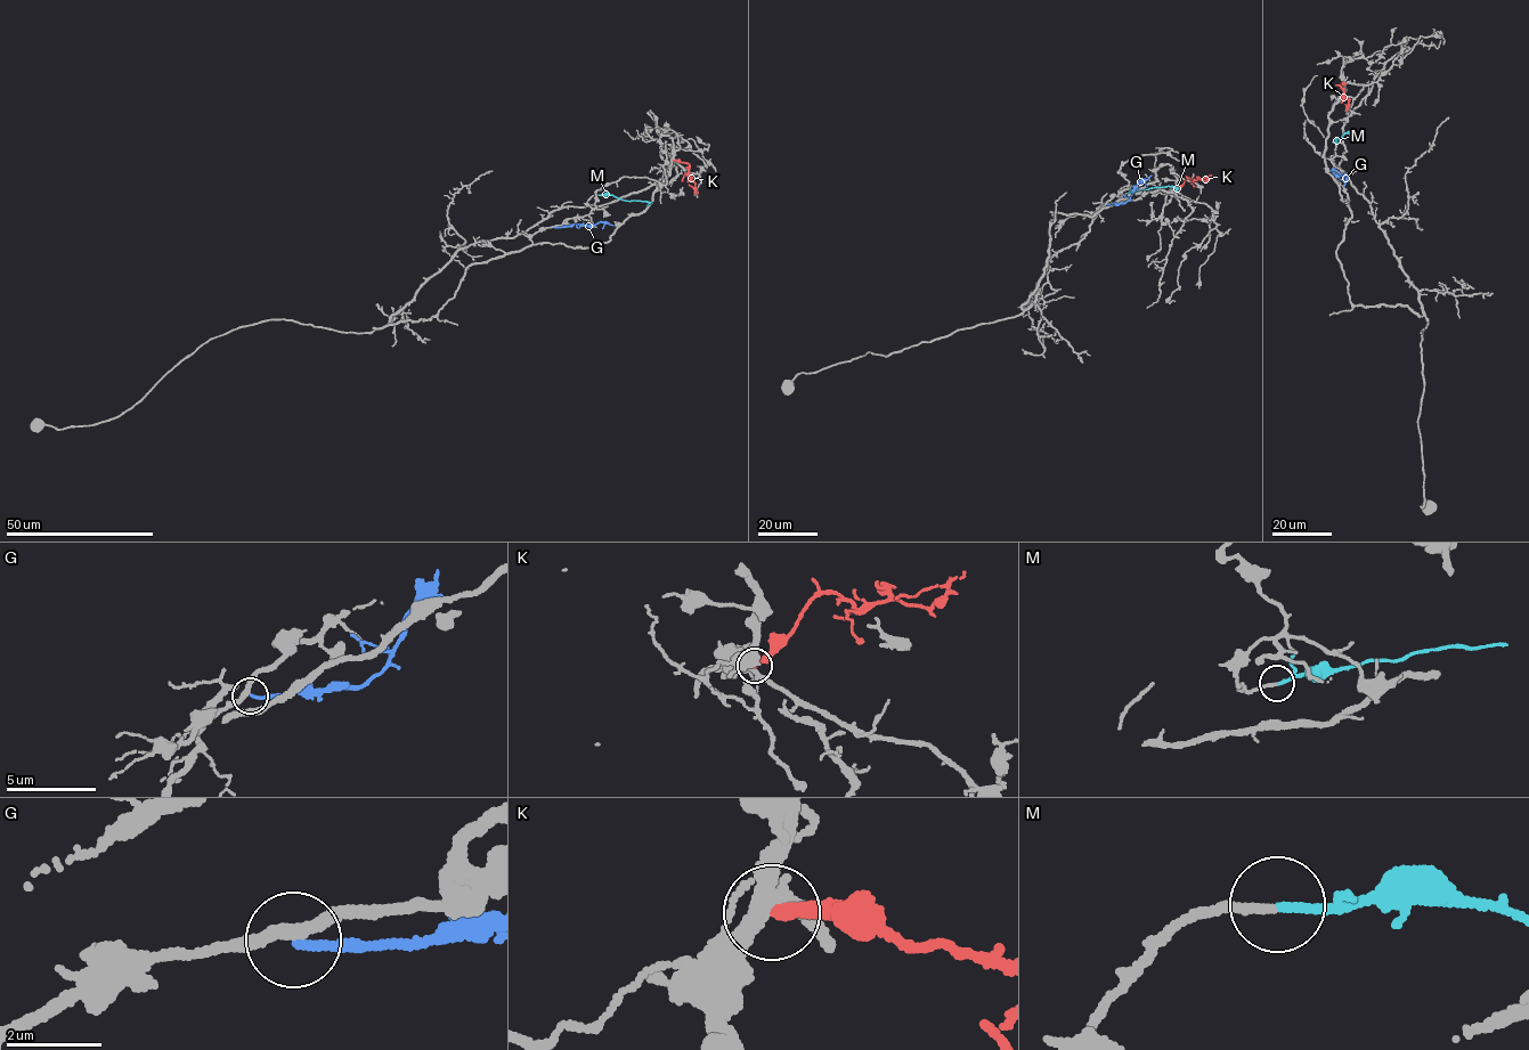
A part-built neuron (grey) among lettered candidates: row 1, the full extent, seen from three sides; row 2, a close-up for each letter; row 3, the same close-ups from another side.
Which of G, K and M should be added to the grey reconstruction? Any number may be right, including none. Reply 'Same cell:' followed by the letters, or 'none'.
Same cell: M

